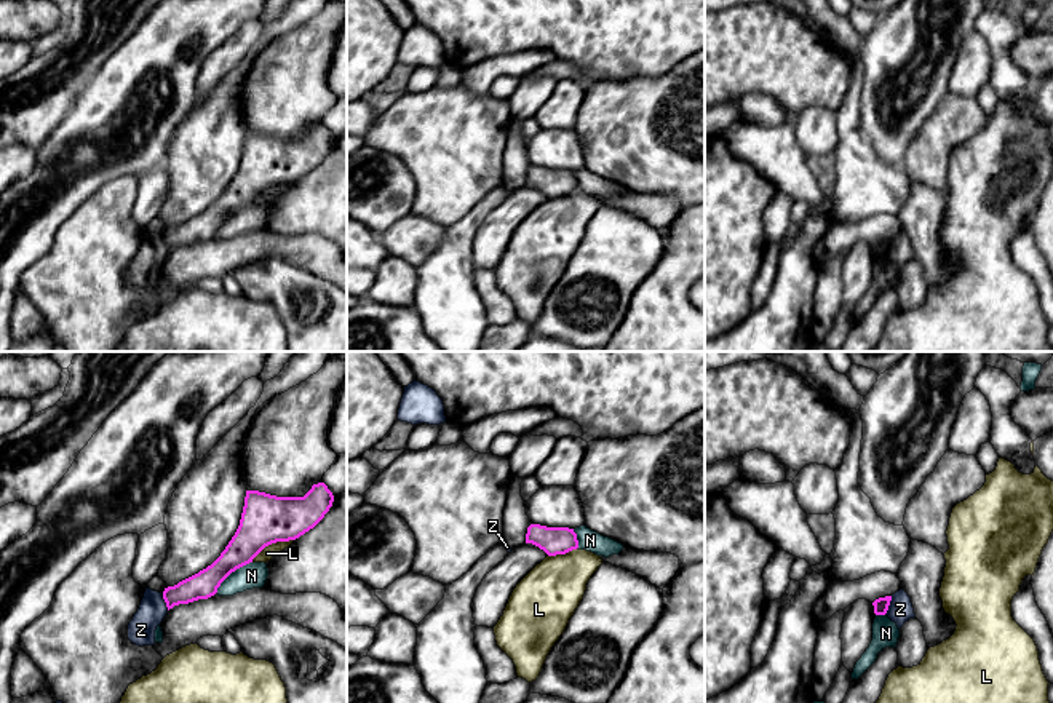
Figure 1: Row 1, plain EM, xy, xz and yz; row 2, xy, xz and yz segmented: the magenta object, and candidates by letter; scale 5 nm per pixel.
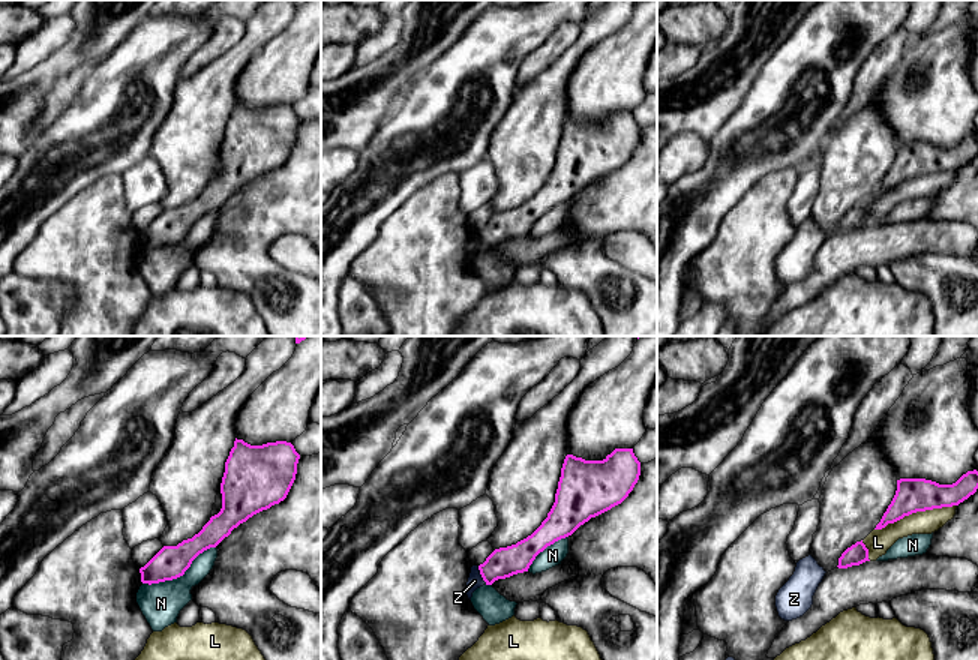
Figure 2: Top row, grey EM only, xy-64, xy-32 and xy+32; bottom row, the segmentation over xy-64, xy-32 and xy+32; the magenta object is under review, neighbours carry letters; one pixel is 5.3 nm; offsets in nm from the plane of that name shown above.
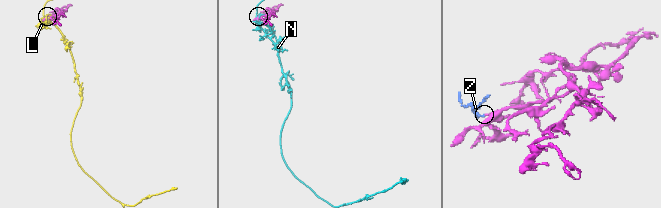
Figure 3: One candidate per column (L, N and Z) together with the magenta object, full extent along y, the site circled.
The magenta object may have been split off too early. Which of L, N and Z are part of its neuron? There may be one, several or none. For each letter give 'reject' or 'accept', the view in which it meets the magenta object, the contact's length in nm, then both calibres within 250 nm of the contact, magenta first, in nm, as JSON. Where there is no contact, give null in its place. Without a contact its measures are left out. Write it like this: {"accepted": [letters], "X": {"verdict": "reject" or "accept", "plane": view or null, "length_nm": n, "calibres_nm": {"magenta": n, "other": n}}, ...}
{"accepted": [], "L": {"verdict": "reject", "plane": "xy", "length_nm": 240, "calibres_nm": {"magenta": 240, "other": 70}}, "N": {"verdict": "reject", "plane": "xy", "length_nm": 260, "calibres_nm": {"magenta": 190, "other": 130}}, "Z": {"verdict": "reject", "plane": "yz", "length_nm": 100, "calibres_nm": {"magenta": 80, "other": 120}}}

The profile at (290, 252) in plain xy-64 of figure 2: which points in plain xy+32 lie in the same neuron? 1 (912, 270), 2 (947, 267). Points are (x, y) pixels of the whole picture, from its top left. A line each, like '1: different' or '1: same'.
1: different
2: different

